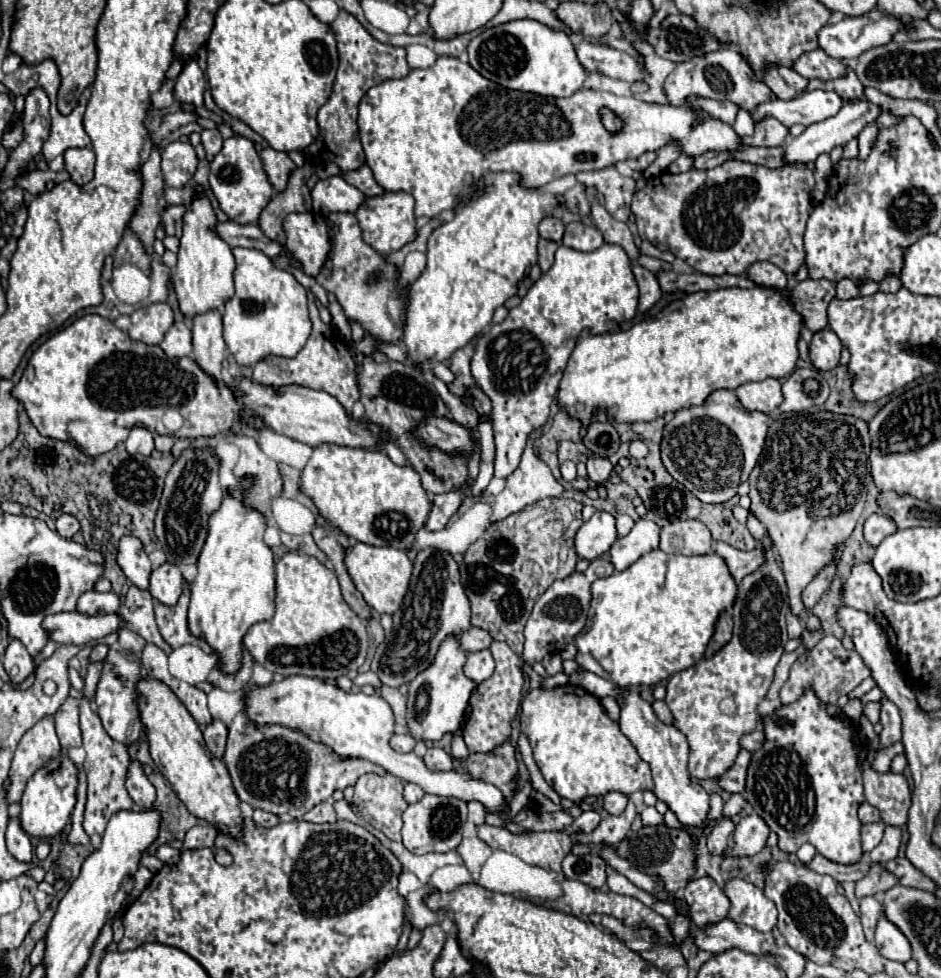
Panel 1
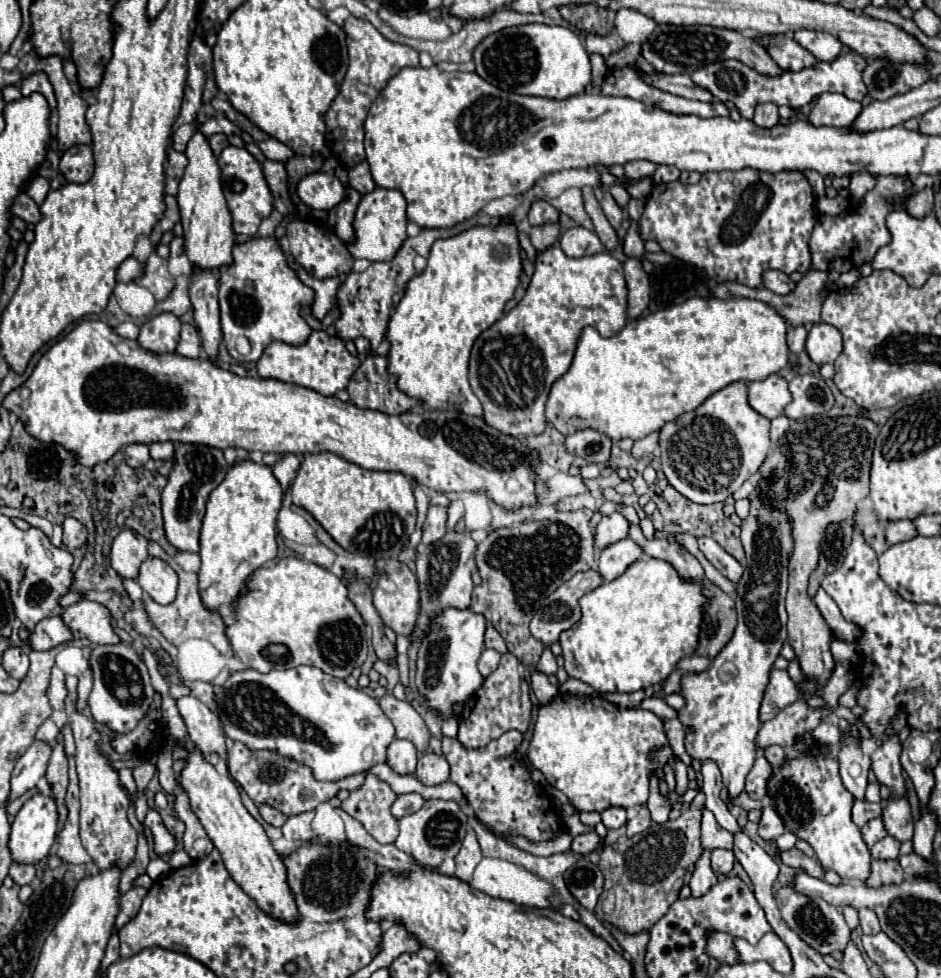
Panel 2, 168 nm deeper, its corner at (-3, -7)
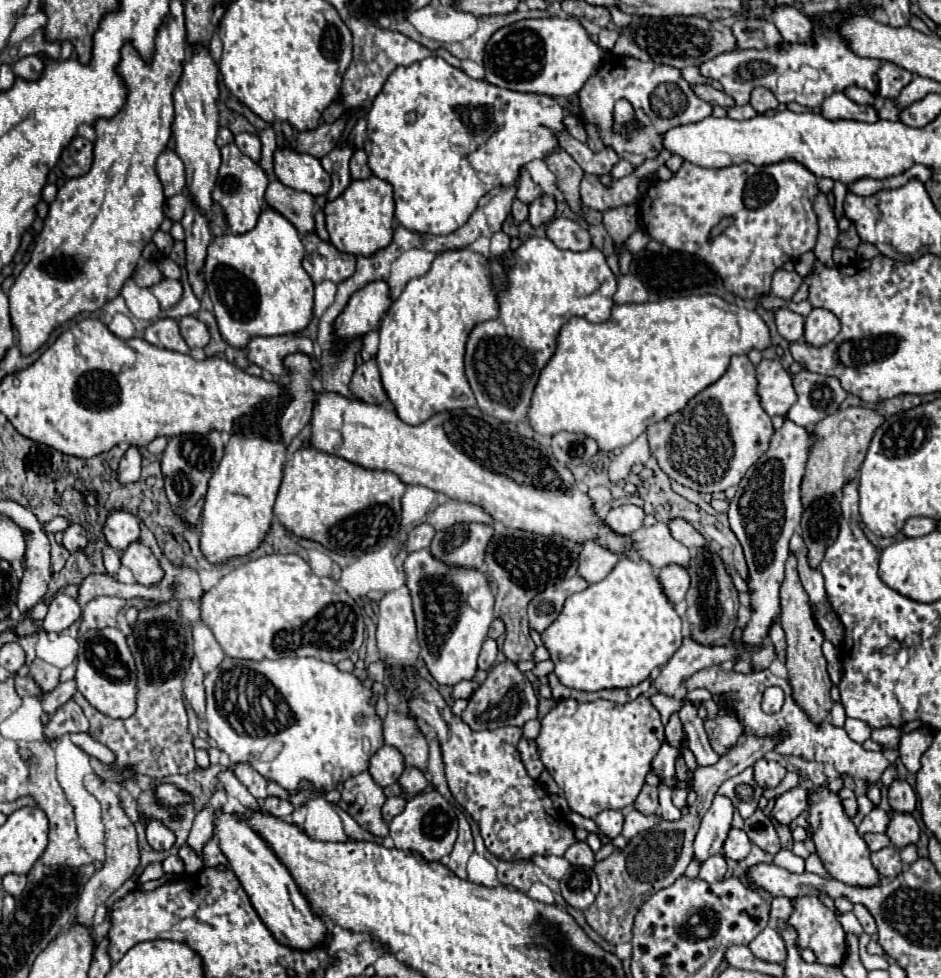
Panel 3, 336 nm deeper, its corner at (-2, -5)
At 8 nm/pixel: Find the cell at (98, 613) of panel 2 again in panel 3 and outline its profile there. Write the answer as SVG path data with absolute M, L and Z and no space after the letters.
M58 593L52 603L48 605L48 615L42 621L44 631L60 633L68 629L72 623L82 619L82 609L74 597L68 597L64 593Z

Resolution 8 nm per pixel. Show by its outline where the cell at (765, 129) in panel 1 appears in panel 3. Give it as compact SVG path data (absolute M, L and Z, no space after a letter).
M756 87L752 91L752 97L750 97L750 105L756 109L756 113L766 113L768 109L776 109L778 107L778 99L772 95L772 91L764 89L764 87Z

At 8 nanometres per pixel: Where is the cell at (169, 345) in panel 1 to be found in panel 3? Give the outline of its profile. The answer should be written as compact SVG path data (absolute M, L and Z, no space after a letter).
M196 317L180 319L180 333L190 349L204 349L210 341L206 325L202 321L198 321Z

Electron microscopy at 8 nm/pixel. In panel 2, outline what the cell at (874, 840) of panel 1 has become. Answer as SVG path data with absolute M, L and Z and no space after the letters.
M881 817L867 821L867 825L861 827L861 833L863 833L863 841L867 843L867 847L873 847L877 841L881 841L887 835Z

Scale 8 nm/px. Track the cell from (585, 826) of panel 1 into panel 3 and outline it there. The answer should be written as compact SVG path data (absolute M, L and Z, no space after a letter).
M576 841L574 845L570 845L568 851L564 853L564 857L572 865L584 865L584 867L592 867L594 865L594 851L588 847L586 841Z

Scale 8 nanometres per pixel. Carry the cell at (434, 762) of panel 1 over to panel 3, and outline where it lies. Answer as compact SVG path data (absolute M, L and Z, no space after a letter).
M406 767L406 771L404 771L402 777L398 779L398 783L402 785L406 799L418 795L422 789L428 787L428 781L426 781L426 777L424 777L424 771L418 769L418 767Z

